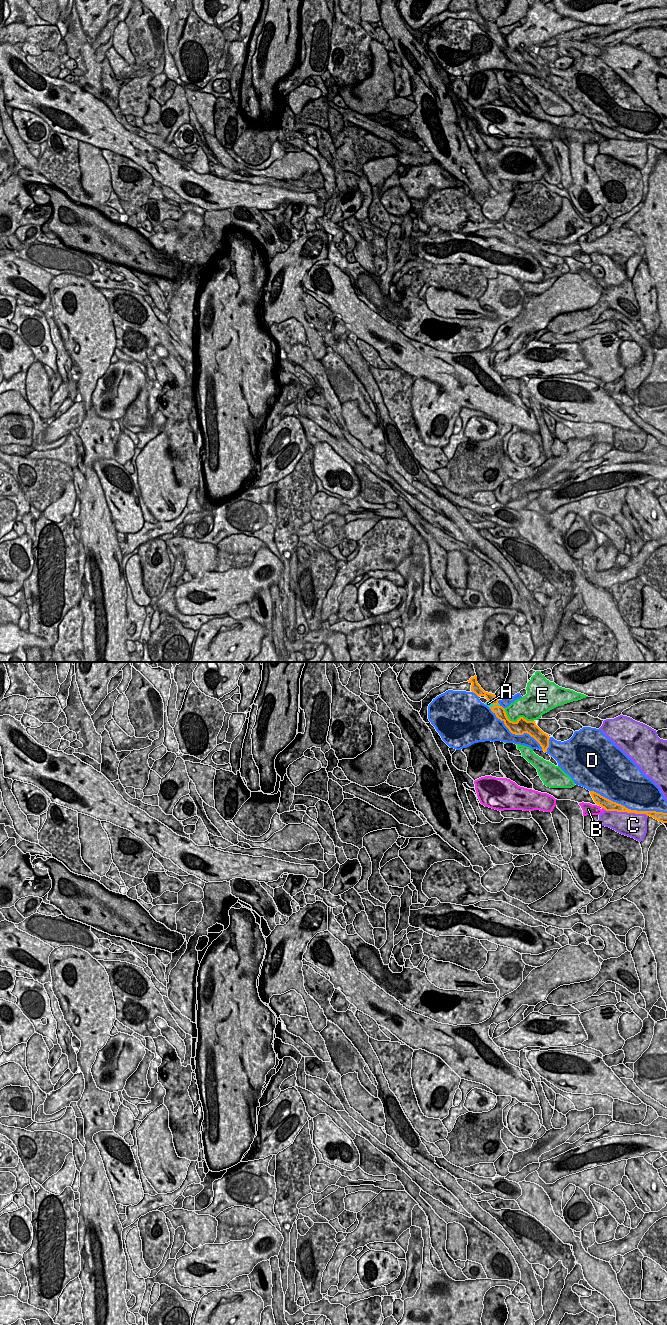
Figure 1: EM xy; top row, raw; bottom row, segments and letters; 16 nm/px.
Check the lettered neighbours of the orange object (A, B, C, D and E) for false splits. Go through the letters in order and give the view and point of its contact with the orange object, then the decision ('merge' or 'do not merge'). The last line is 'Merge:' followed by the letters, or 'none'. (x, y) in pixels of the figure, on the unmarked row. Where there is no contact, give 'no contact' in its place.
A: xy (494, 32) | do not merge
B: xy (604, 136) | do not merge
C: xy (627, 140) | do not merge
D: xy (627, 136) | do not merge
E: xy (517, 49) | do not merge
Merge: none

